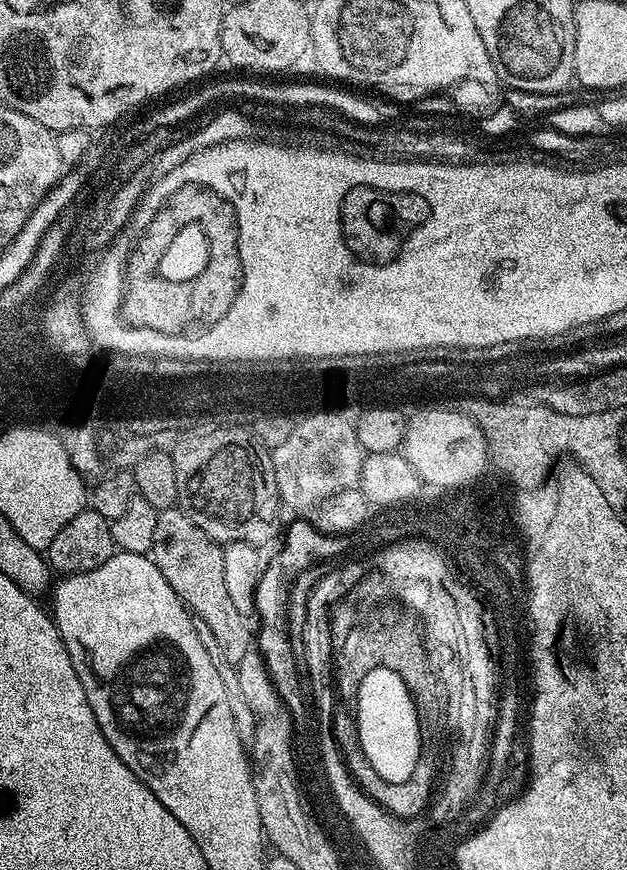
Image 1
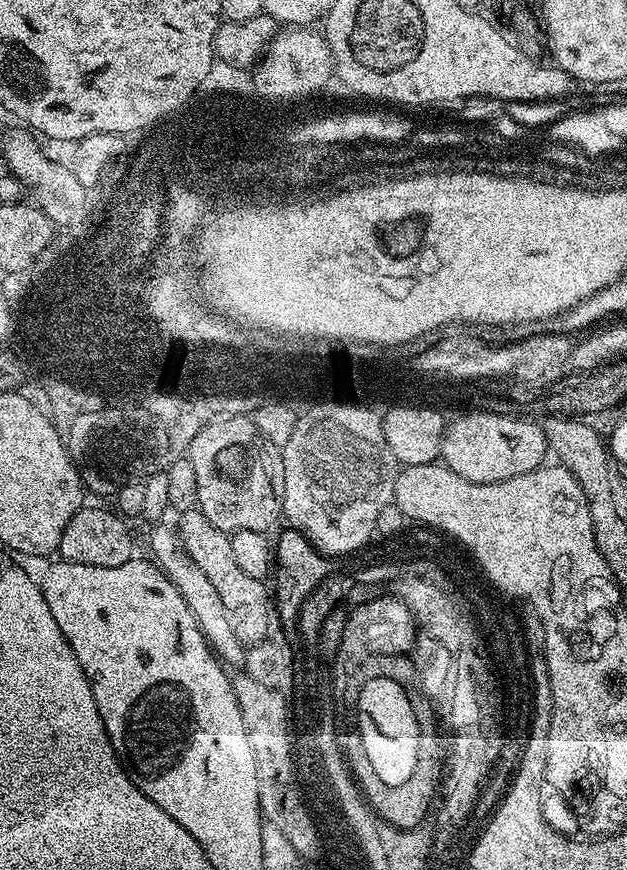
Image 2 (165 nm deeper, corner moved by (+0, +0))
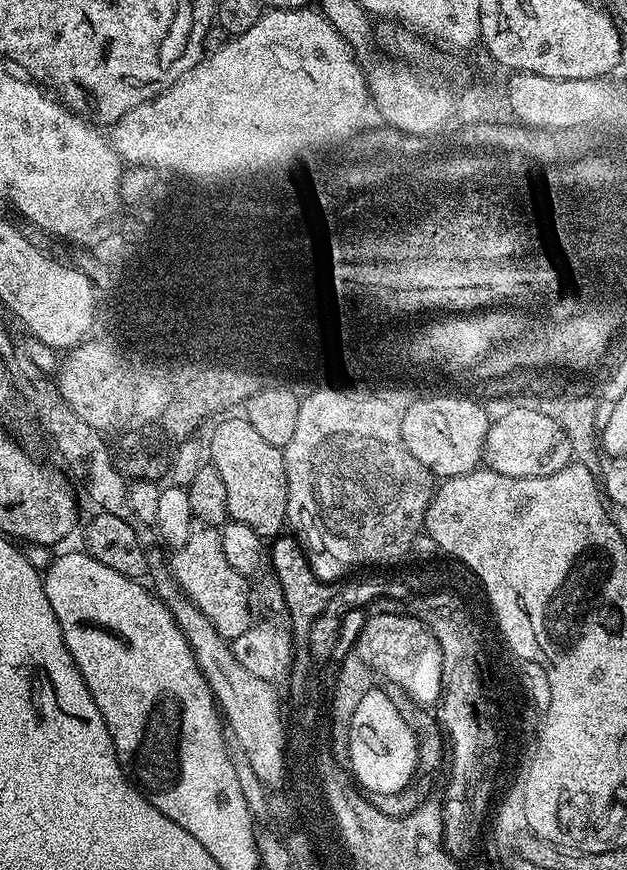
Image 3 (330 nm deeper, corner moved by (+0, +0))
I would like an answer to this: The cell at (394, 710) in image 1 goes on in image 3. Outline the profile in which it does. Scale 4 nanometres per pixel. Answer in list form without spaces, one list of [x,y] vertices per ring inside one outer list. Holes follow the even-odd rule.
[[[375,693],[359,698],[351,709],[352,725],[348,728],[348,760],[352,763],[355,783],[365,793],[394,795],[413,781],[419,758],[418,736],[412,733],[406,717],[391,695]]]

